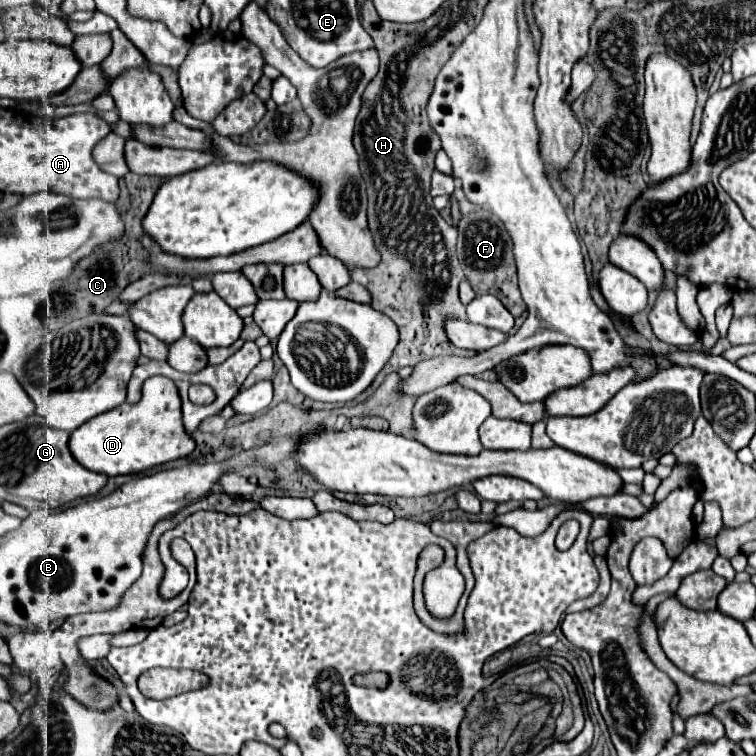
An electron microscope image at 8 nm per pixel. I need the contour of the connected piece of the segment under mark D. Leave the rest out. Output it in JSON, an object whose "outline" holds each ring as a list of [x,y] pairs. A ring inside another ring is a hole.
{"outline":[[[149,377],[143,383],[143,397],[139,403],[123,403],[121,407],[83,423],[83,427],[77,427],[75,433],[71,433],[69,447],[71,453],[75,449],[75,459],[83,467],[105,473],[107,477],[117,477],[141,473],[191,455],[195,441],[191,441],[191,435],[183,427],[181,399],[175,383],[167,377]]]}

